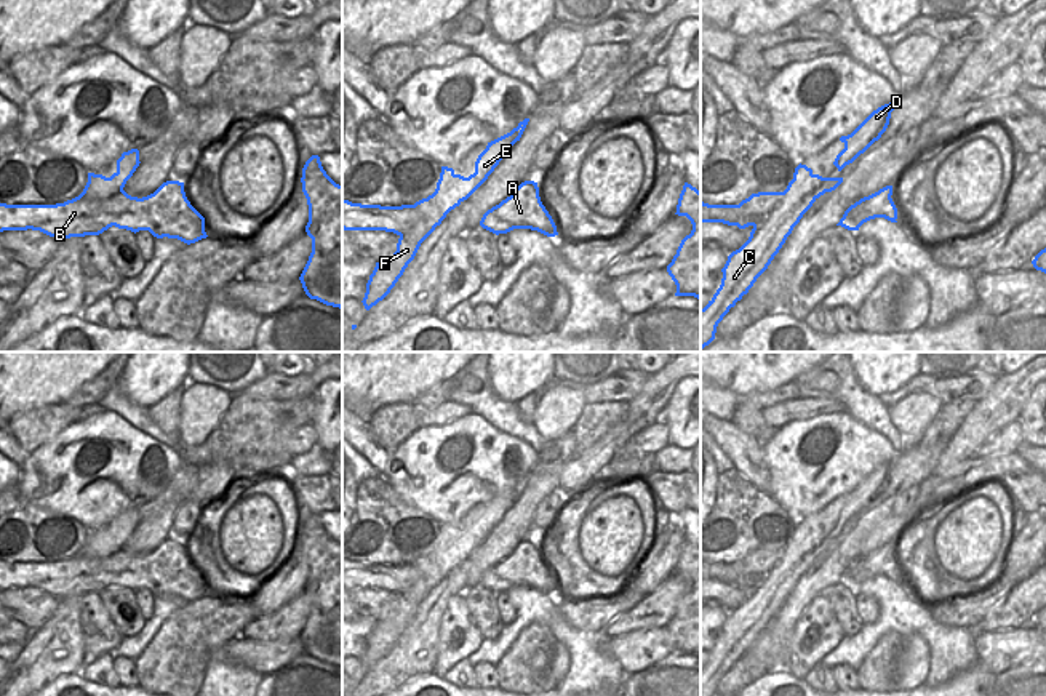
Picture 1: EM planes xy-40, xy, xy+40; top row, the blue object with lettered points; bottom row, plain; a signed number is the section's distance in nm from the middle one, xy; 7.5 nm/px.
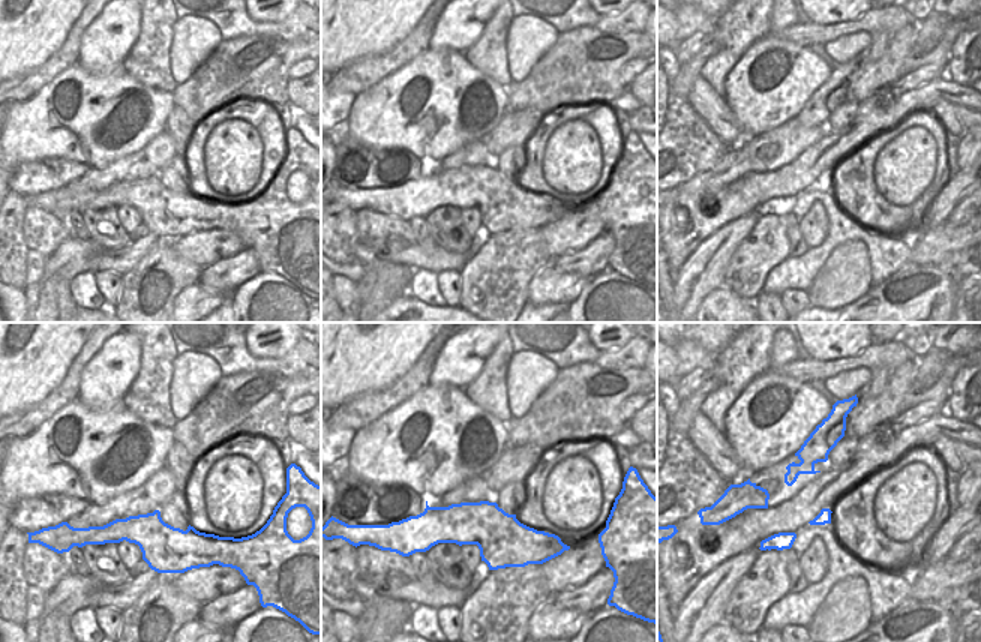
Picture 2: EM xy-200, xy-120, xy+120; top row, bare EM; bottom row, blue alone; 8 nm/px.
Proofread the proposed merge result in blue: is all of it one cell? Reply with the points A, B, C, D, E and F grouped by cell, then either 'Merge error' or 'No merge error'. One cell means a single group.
Groups: A B / C D E F. Merge error.

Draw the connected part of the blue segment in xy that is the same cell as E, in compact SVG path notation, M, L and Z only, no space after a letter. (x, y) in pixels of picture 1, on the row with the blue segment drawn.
M525 118L510 133L488 142L486 149L475 162L475 173L469 178L456 174L453 168L441 166L437 189L427 198L416 202L421 218L413 219L363 219L353 226L353 230L385 230L397 234L398 243L393 256L384 262L376 262L373 274L366 283L363 306L369 310L382 301L403 275L408 264L414 259L421 243L435 230L446 218L448 210L437 210L430 205L435 197L467 200L494 171L507 150L520 141L529 118Z

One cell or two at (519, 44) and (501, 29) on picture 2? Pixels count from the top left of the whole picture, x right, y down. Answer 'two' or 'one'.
two

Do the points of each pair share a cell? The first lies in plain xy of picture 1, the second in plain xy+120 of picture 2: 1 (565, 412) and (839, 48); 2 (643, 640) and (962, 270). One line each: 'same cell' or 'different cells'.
1: same cell
2: same cell

